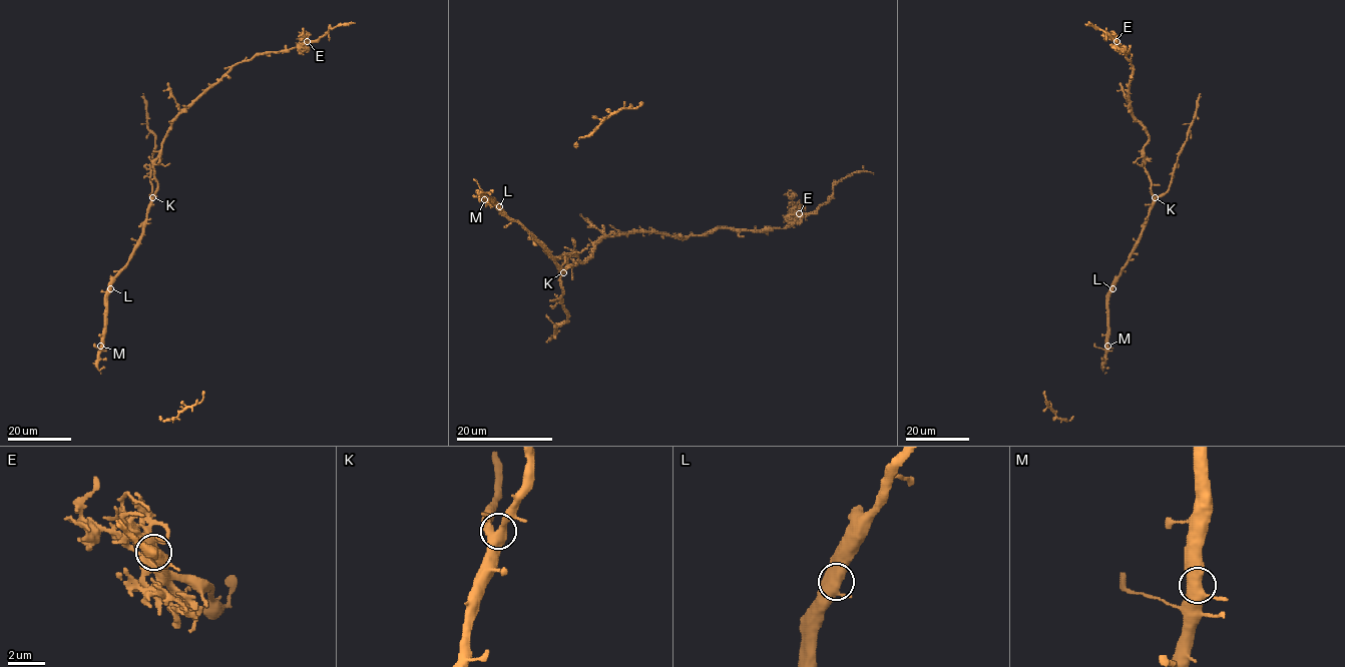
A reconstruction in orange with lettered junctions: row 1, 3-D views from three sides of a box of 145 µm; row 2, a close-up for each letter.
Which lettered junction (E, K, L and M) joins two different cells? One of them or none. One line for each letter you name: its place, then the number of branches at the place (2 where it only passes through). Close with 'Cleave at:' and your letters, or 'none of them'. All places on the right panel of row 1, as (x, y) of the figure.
E: Place: (1116, 41). Branches: 4
Cleave at: E

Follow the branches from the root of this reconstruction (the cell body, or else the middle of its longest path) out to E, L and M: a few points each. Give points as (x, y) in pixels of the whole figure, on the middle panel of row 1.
E: (558, 264), (570, 266), (570, 255), (582, 262), (606, 237), (783, 228), (799, 212)
L: (558, 264), (499, 206)
M: (558, 264), (518, 222), (493, 200), (484, 199)

